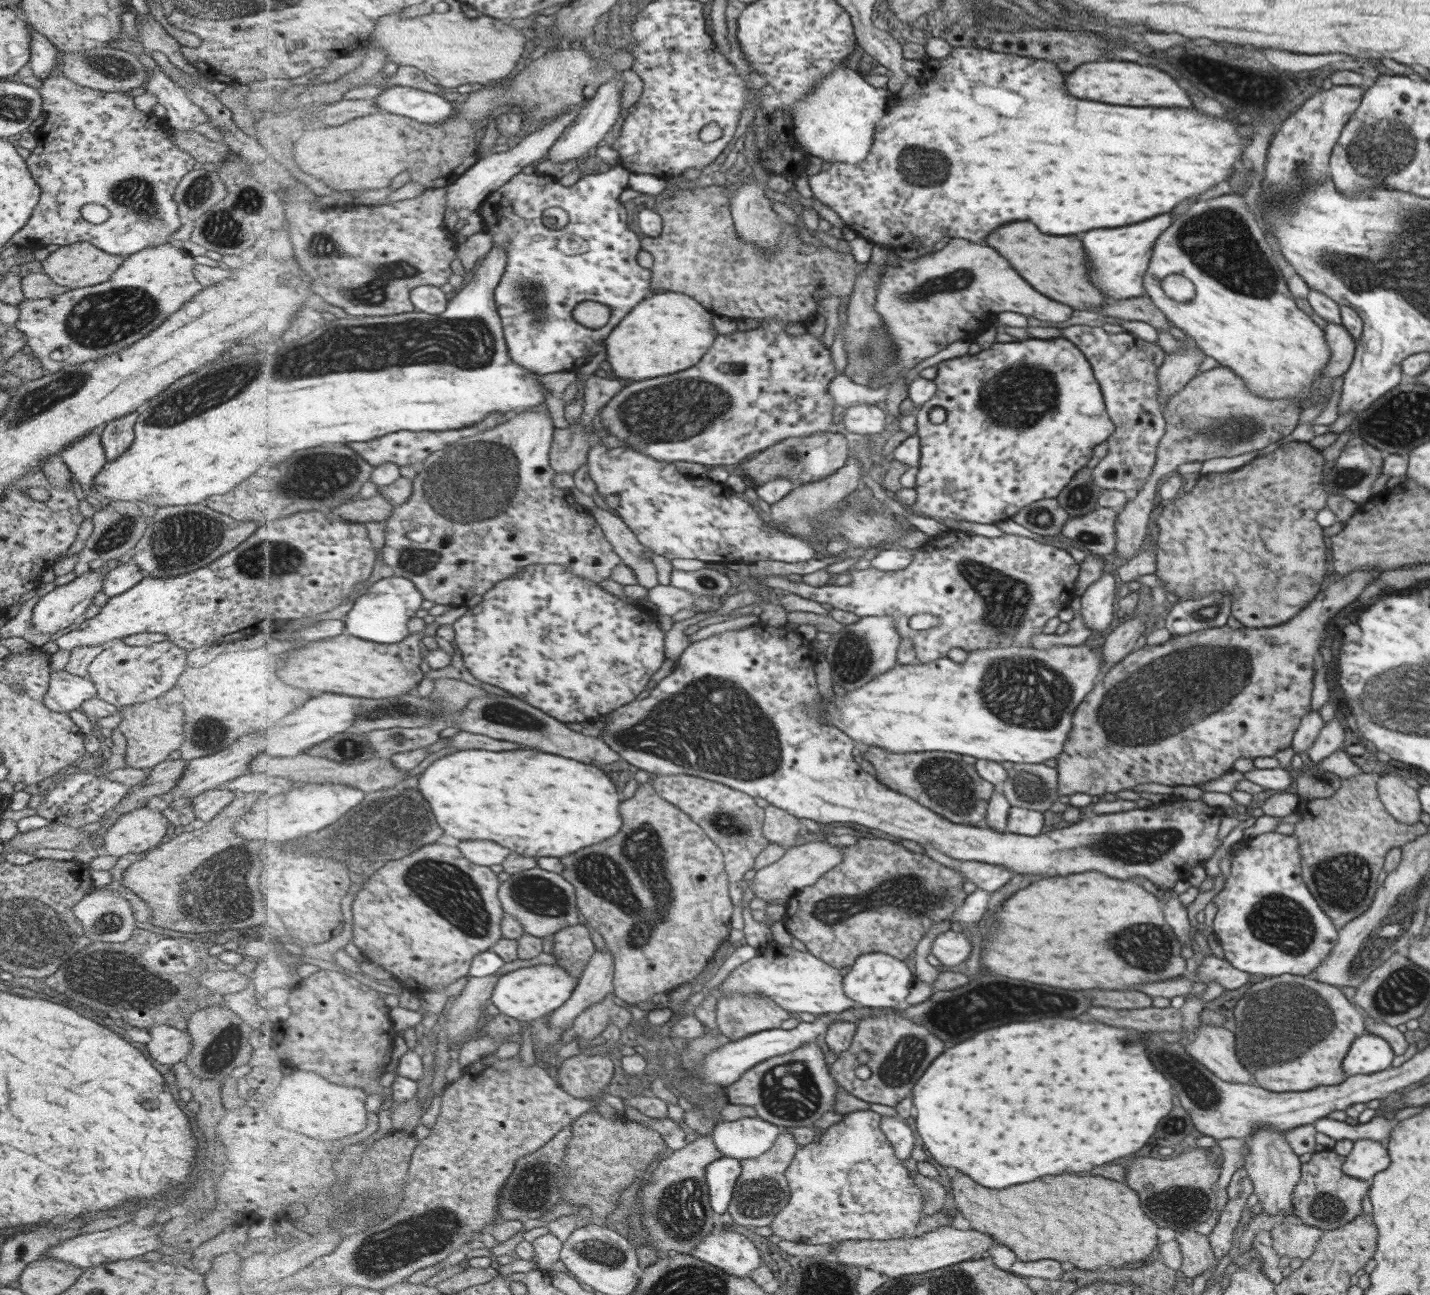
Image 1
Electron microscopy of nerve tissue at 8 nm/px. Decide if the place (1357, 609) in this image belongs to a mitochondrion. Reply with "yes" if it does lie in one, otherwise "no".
no

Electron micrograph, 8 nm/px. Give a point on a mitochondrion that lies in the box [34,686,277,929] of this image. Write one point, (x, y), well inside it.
(222, 878)

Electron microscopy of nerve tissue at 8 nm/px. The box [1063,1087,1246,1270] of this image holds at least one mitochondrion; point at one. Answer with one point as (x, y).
(1170, 1202)

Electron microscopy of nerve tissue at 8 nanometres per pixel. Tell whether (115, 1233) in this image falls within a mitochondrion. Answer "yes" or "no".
no

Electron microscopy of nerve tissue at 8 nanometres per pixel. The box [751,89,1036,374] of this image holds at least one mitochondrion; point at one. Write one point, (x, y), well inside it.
(920, 166)

